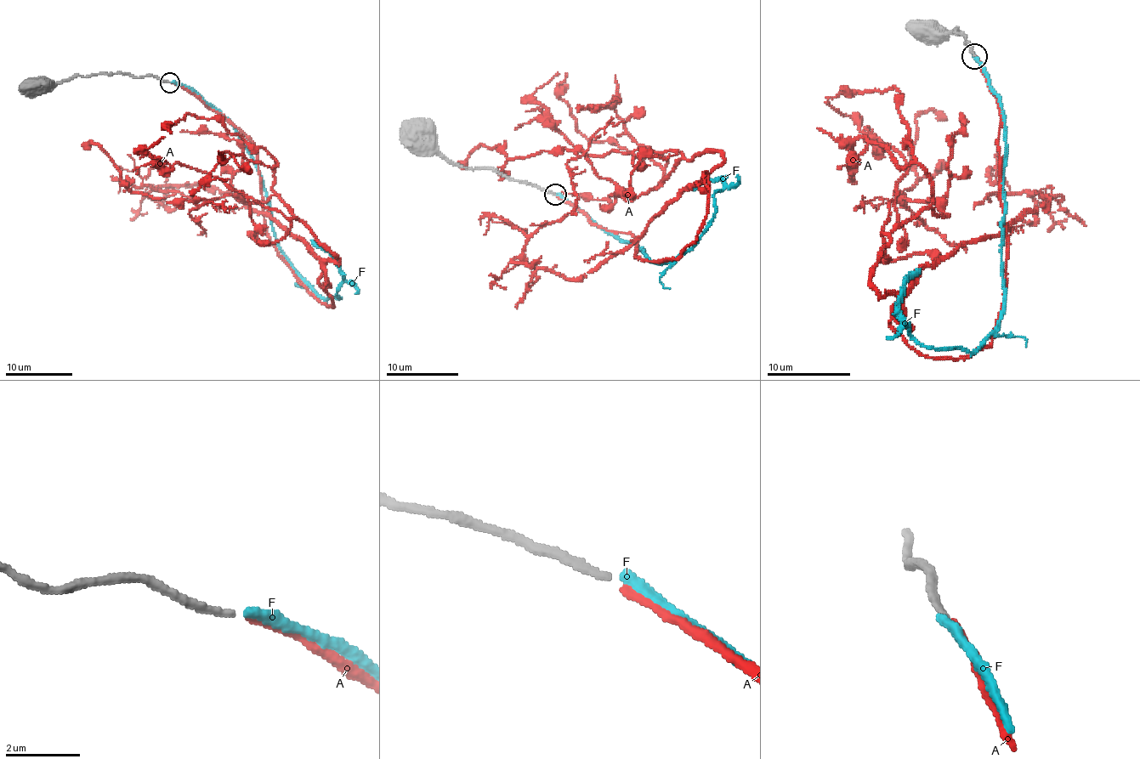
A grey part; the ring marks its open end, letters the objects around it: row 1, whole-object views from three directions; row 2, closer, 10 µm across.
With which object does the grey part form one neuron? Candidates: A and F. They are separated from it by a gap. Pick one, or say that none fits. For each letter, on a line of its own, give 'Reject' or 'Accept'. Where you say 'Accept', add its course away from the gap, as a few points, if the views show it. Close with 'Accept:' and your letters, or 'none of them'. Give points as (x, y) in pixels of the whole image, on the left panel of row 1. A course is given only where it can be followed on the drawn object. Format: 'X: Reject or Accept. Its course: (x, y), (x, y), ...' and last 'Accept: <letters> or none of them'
A: Accept. Its course: (171, 83), (251, 142), (265, 235), (332, 308), (338, 259), (278, 195), (133, 193), (86, 148)
F: Reject
Accept: A

